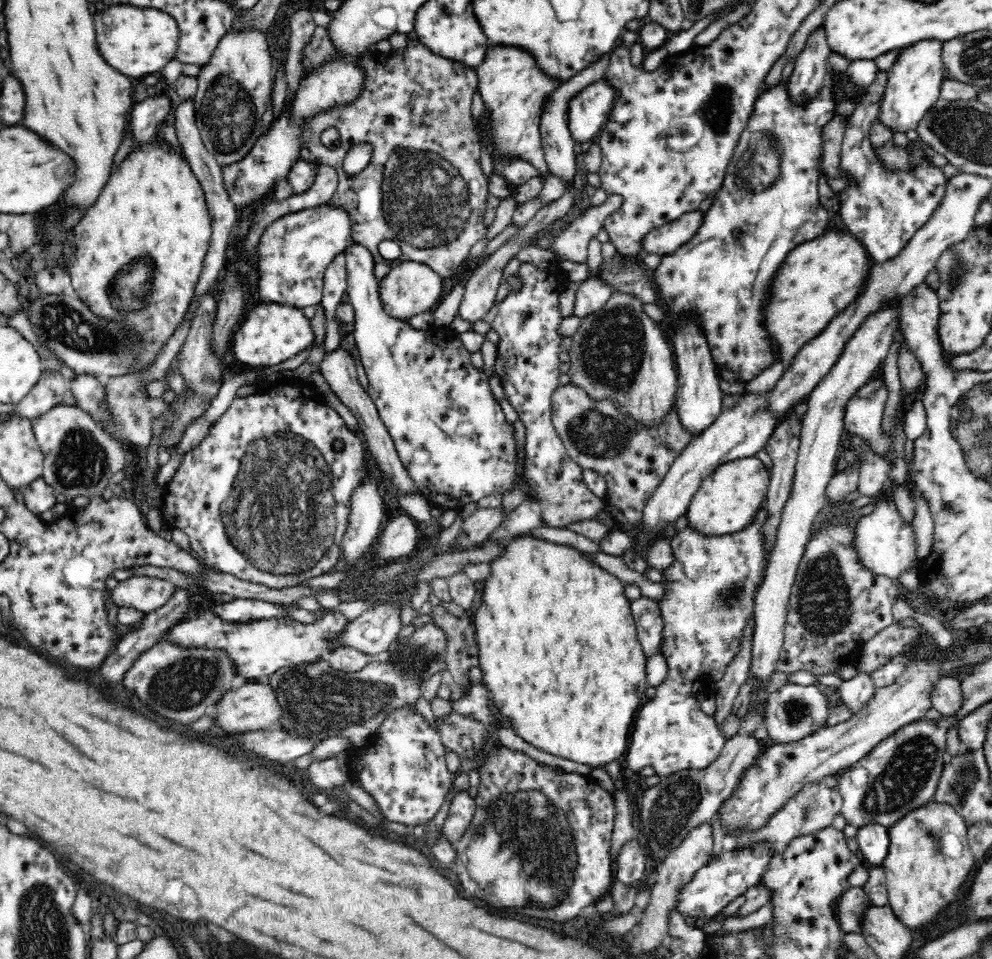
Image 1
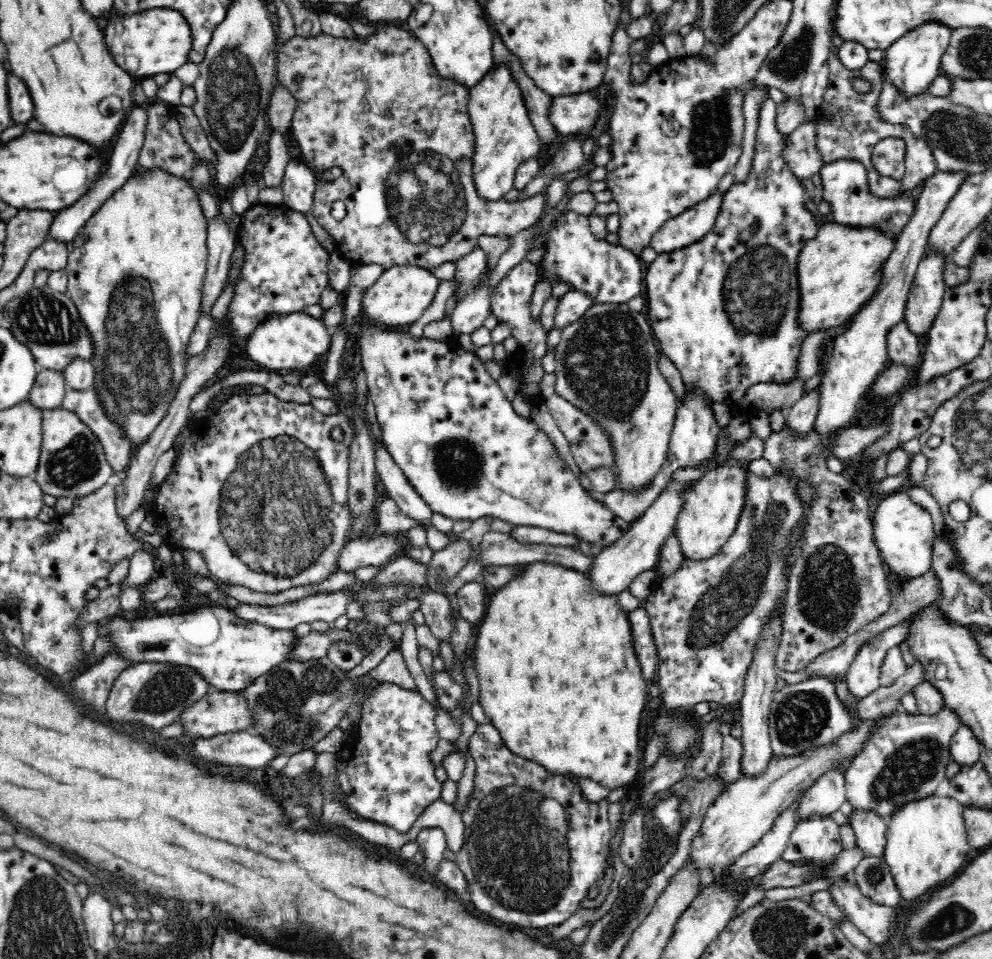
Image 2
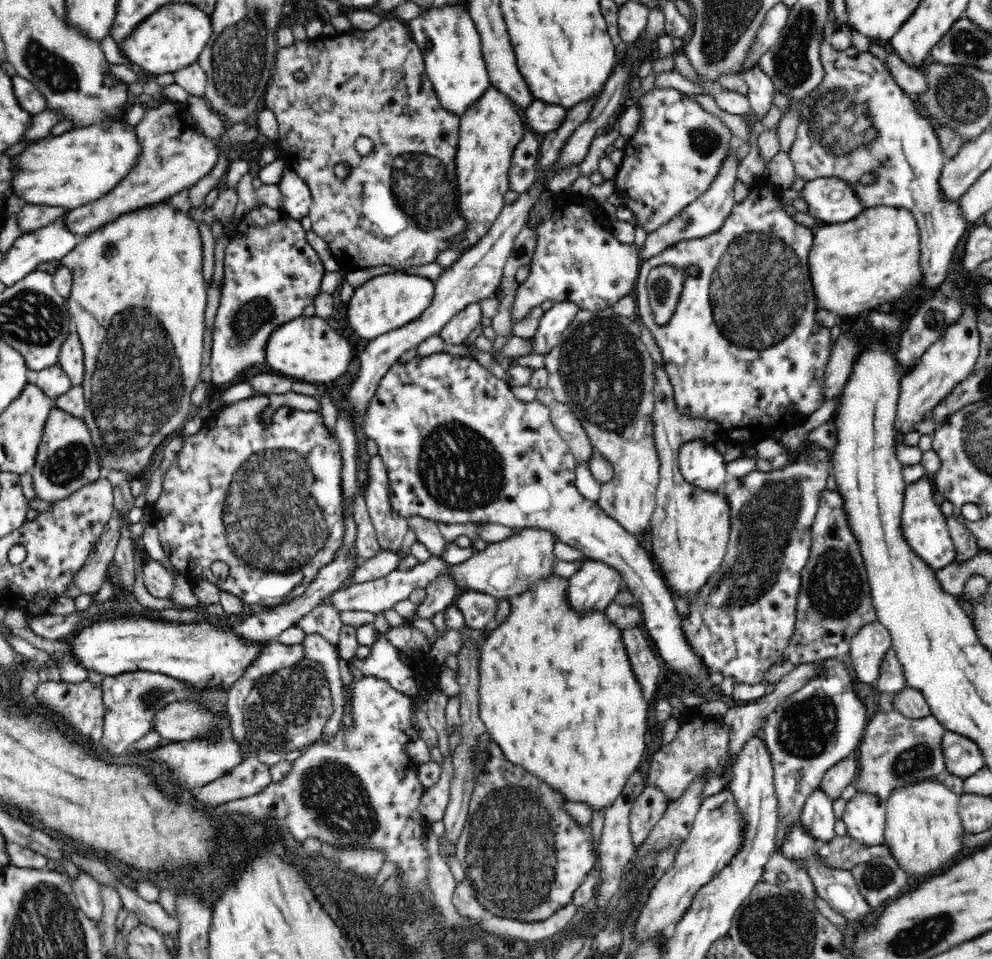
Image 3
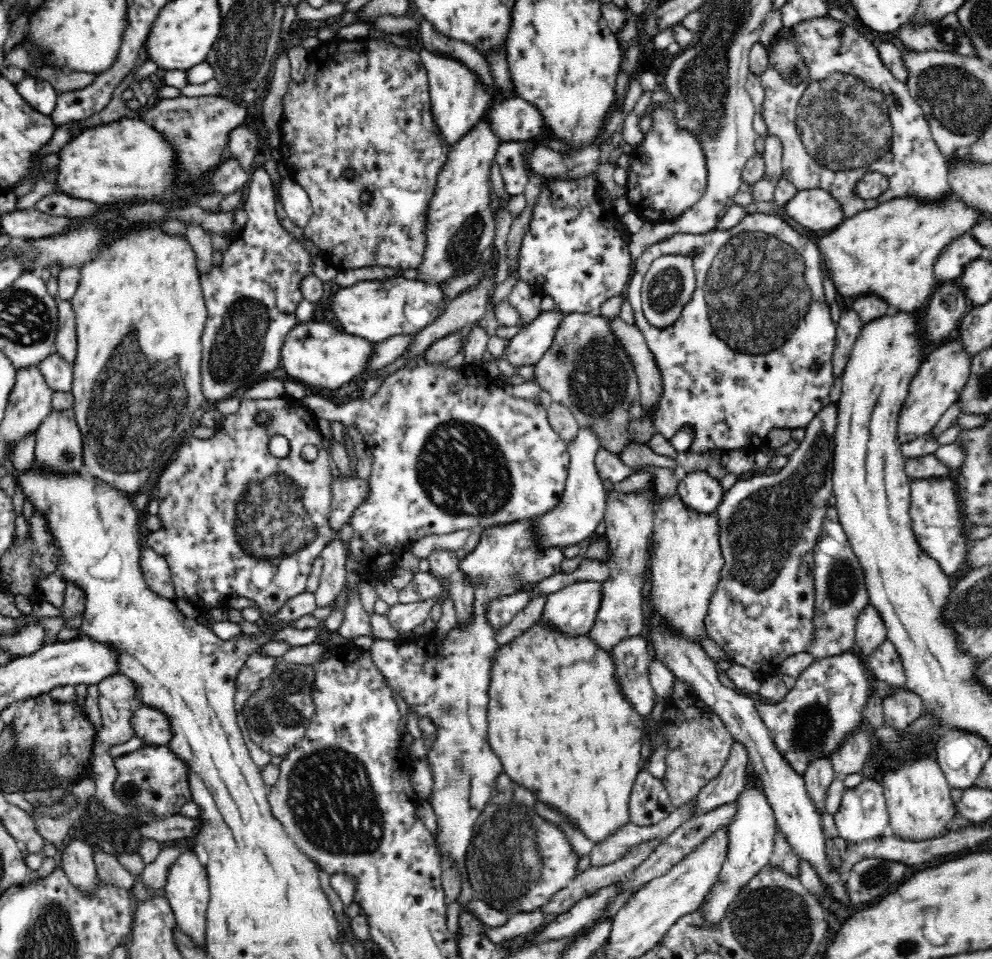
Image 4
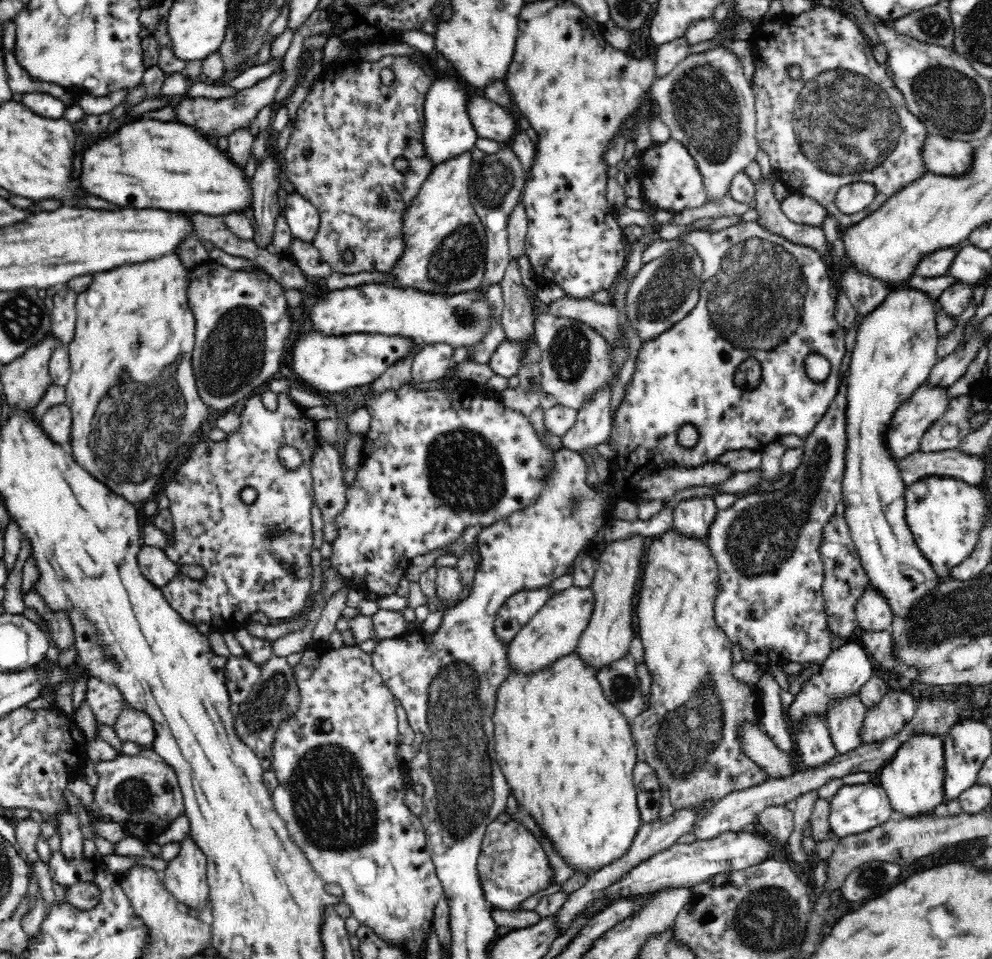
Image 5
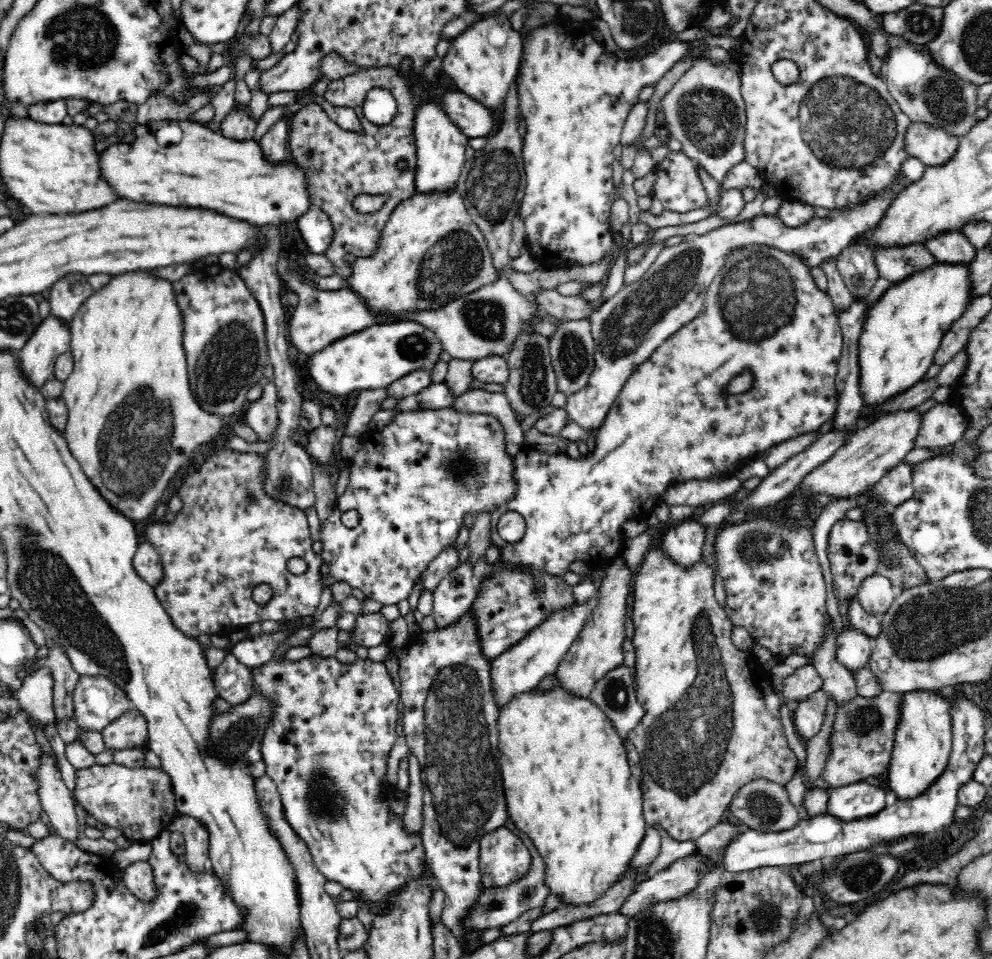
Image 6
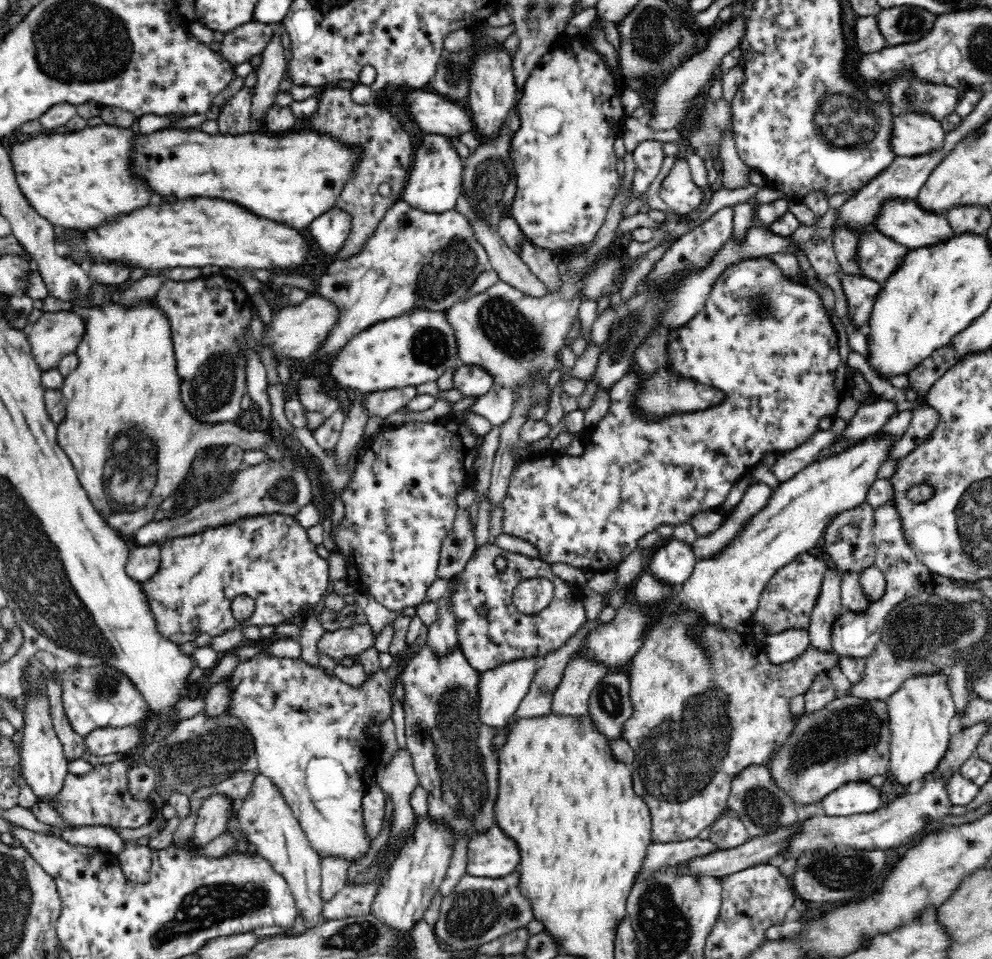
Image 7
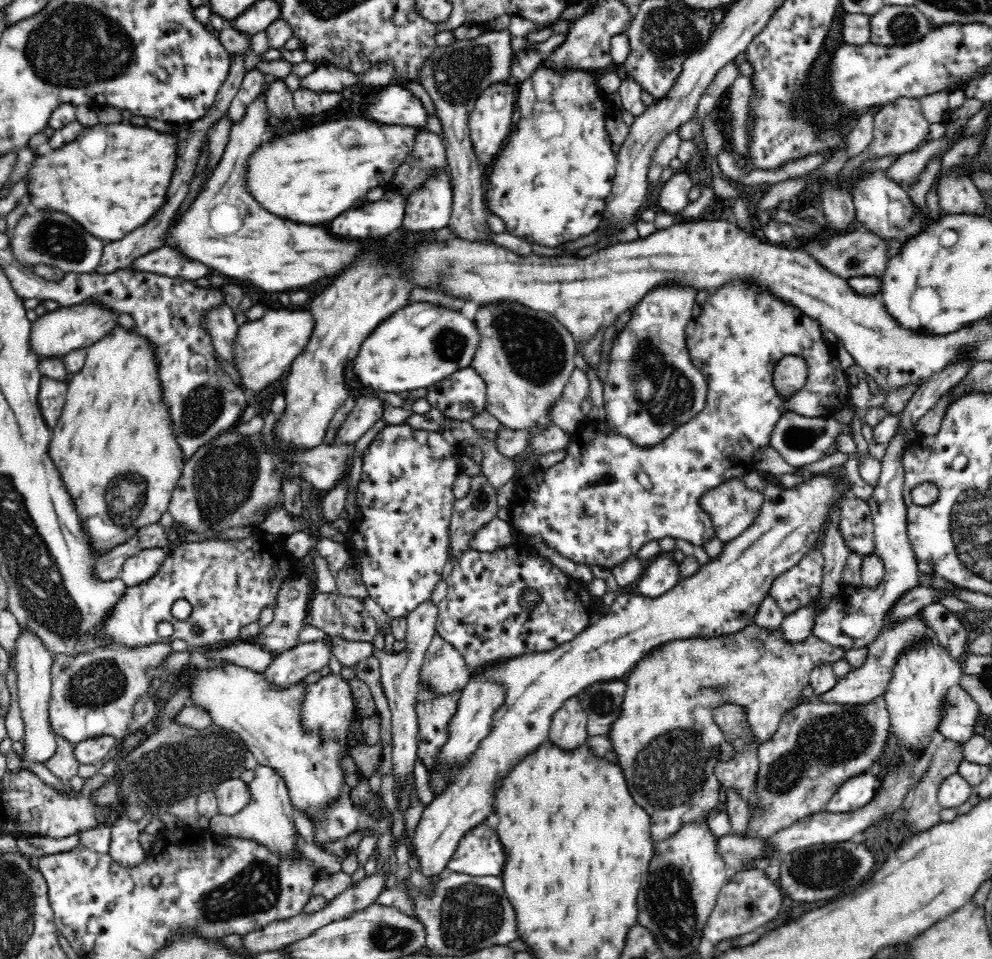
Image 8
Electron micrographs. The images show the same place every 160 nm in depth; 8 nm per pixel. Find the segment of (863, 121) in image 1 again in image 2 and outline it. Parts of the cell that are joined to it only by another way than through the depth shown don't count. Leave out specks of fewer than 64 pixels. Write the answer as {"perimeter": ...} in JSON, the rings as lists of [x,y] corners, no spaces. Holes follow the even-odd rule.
{"perimeter":[[[835,160],[825,164],[818,173],[822,184],[821,200],[829,204],[830,212],[833,214],[833,222],[860,228],[875,226],[887,234],[898,236],[914,212],[915,203],[908,191],[895,199],[880,199],[880,197],[872,195],[868,191],[866,169],[858,161]]]}

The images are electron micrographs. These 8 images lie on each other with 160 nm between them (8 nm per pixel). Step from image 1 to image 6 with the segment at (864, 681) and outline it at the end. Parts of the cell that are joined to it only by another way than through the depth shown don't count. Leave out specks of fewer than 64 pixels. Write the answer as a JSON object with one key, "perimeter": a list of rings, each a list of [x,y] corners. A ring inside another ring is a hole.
{"perimeter":[[[878,572],[862,580],[857,592],[862,609],[878,616],[884,615],[892,607],[897,595],[890,579]]]}

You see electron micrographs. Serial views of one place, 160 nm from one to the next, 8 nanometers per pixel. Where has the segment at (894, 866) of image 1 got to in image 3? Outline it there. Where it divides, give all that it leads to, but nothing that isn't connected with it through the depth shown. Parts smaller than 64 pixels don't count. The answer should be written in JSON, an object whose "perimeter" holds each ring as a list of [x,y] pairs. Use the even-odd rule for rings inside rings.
{"perimeter":[[[941,777],[920,780],[910,786],[894,788],[885,800],[885,843],[890,847],[892,857],[912,878],[932,876],[936,870],[940,870],[944,864],[948,864],[954,858],[954,854],[962,848],[960,834],[965,830],[961,823],[958,804],[959,796],[943,783]]]}

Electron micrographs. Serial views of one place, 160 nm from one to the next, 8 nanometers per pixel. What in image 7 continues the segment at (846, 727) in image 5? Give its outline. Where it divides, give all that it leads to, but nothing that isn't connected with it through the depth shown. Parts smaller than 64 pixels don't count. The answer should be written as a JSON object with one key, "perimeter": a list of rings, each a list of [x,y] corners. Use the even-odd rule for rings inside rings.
{"perimeter":[[[834,567],[824,570],[820,594],[810,616],[809,635],[811,645],[818,650],[835,652],[830,642],[832,624],[845,610],[841,602],[842,571]]]}

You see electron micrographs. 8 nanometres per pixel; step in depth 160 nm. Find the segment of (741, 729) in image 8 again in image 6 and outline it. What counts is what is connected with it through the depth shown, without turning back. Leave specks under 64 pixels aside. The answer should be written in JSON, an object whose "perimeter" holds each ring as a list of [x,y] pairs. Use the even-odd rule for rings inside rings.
{"perimeter":[[[756,778],[744,784],[734,795],[729,804],[729,811],[739,818],[749,829],[762,833],[782,832],[790,830],[801,819],[794,803],[790,800],[788,791],[781,784],[776,784],[765,778]]]}

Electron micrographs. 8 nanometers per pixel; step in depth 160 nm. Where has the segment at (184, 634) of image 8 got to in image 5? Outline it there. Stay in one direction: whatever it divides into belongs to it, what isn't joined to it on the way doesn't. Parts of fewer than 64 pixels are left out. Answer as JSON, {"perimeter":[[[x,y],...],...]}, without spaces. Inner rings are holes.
{"perimeter":[[[276,392],[277,395],[277,408],[275,410],[268,409],[264,403],[262,403],[261,395],[254,395],[249,397],[244,410],[240,415],[241,426],[240,429],[235,433],[230,433],[226,440],[220,442],[205,441],[196,444],[193,452],[191,453],[186,464],[180,466],[176,476],[168,482],[166,486],[165,495],[170,501],[170,512],[173,518],[173,543],[170,544],[165,533],[158,529],[154,523],[150,523],[141,530],[141,538],[143,539],[143,545],[155,547],[163,550],[166,556],[174,564],[178,566],[201,566],[204,569],[204,577],[202,579],[194,579],[190,576],[183,574],[179,571],[176,576],[173,577],[168,584],[165,584],[160,588],[166,601],[175,609],[180,617],[192,623],[194,627],[198,628],[200,624],[208,624],[212,630],[224,634],[231,632],[234,634],[238,629],[244,628],[248,622],[250,622],[252,616],[255,613],[263,612],[268,618],[272,619],[274,622],[288,621],[293,617],[302,614],[306,610],[308,605],[309,594],[311,593],[311,588],[313,587],[311,578],[313,577],[313,564],[310,561],[310,549],[313,548],[313,532],[312,532],[312,522],[310,521],[311,509],[313,508],[313,501],[315,500],[315,493],[313,490],[313,481],[311,478],[311,466],[310,460],[312,460],[312,454],[314,454],[314,448],[318,446],[318,432],[316,430],[317,423],[314,419],[312,412],[306,408],[300,408],[296,405],[292,399],[288,397],[287,393]],[[290,446],[298,449],[300,455],[302,455],[302,463],[296,469],[288,469],[284,467],[281,458],[279,457],[279,450],[282,447]],[[246,487],[256,488],[258,492],[258,500],[252,504],[252,506],[246,506],[244,502],[240,499],[240,492]]]}

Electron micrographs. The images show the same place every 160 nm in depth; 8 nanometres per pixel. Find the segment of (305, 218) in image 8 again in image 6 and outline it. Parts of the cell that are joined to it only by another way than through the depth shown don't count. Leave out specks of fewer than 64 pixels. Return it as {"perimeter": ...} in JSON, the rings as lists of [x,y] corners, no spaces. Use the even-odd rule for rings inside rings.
{"perimeter":[[[197,121],[150,122],[136,128],[136,138],[130,144],[110,146],[102,154],[102,174],[108,184],[122,198],[136,202],[154,202],[168,206],[206,208],[220,214],[244,220],[258,227],[274,225],[280,227],[287,222],[297,222],[310,209],[314,208],[307,189],[307,172],[298,166],[291,155],[274,164],[262,152],[260,143],[254,139],[232,140],[220,130],[214,131]]]}

